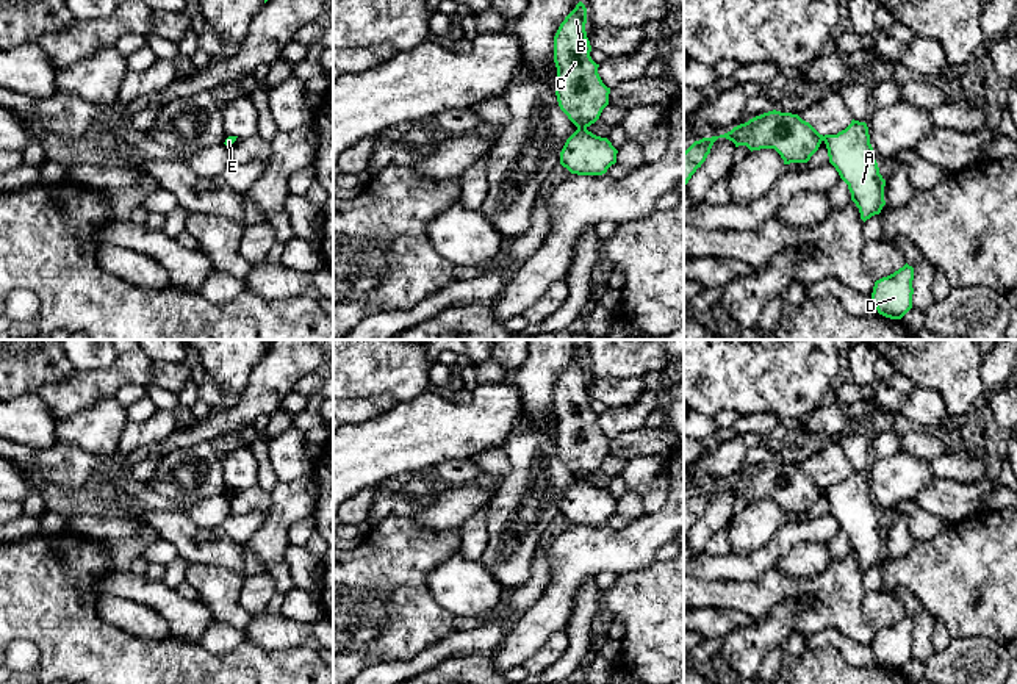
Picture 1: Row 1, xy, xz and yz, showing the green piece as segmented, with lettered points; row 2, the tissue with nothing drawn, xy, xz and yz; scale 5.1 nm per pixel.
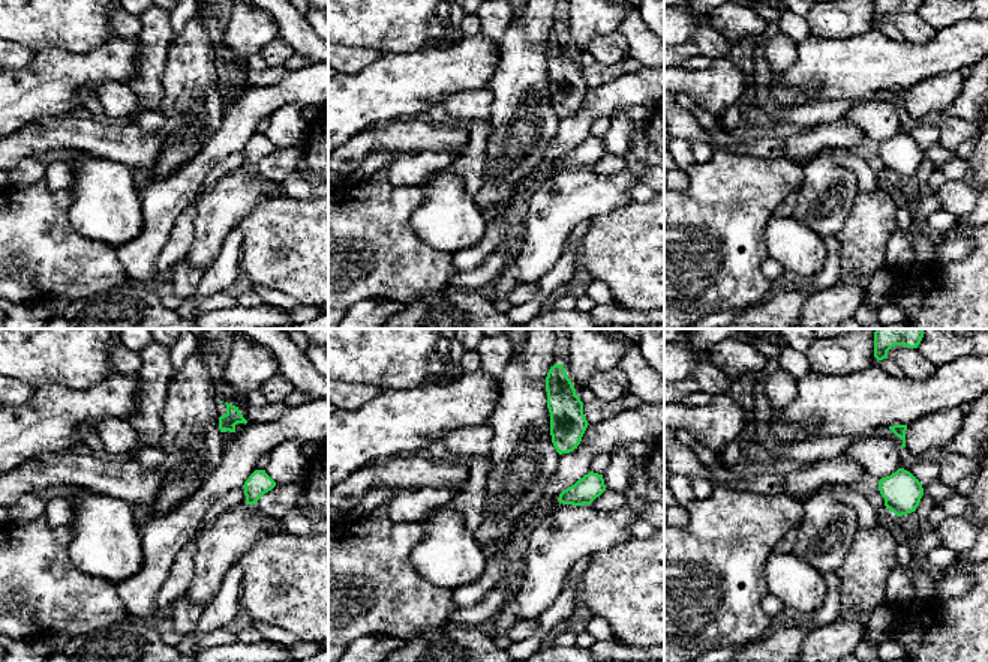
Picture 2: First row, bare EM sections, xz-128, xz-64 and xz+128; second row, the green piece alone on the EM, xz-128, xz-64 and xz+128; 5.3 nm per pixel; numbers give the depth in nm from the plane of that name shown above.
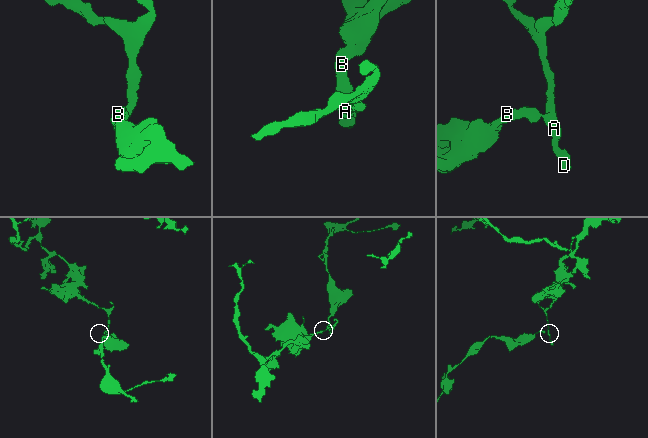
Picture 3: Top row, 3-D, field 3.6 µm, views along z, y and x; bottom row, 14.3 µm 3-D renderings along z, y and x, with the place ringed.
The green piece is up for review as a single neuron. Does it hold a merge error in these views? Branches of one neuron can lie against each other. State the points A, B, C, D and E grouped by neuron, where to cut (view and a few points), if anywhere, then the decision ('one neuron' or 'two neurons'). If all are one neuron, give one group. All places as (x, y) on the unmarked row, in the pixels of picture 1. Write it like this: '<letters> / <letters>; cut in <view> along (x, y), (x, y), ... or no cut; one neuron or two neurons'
A D E / B C; cut in xz along (578, 478), (585, 479); two neurons

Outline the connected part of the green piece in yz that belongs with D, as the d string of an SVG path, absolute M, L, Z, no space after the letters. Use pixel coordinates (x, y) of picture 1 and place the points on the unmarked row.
M907 614L893 625L875 632L871 651L879 665L901 670L912 659L914 618Z

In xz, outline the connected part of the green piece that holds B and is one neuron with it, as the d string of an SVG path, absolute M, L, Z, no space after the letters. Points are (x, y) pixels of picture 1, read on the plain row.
M579 352L554 387L557 452L577 479L587 479L599 470L610 445L610 438L598 424L599 415L590 407L591 396L585 374L587 358Z

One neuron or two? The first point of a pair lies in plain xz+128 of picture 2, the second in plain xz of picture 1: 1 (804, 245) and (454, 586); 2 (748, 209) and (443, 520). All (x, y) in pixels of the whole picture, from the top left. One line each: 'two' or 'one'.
1: one
2: two

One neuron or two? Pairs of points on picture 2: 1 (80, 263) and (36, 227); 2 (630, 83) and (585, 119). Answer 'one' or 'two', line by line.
1: one
2: one

